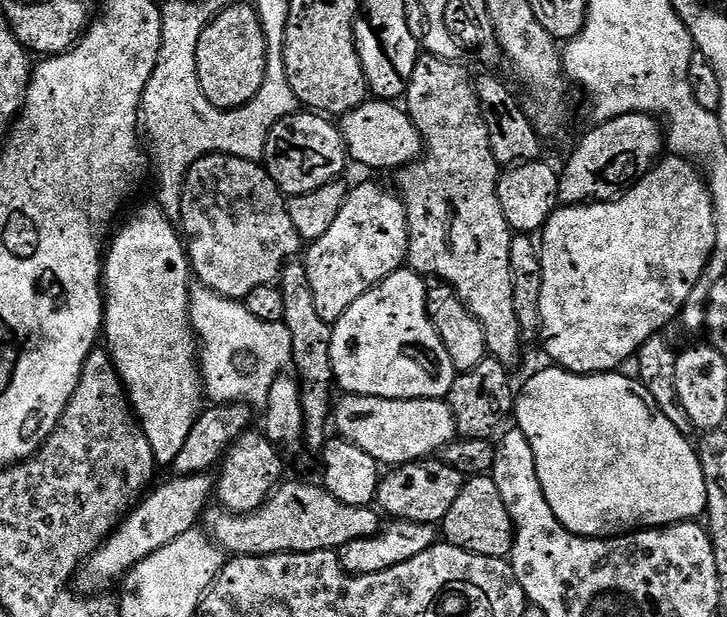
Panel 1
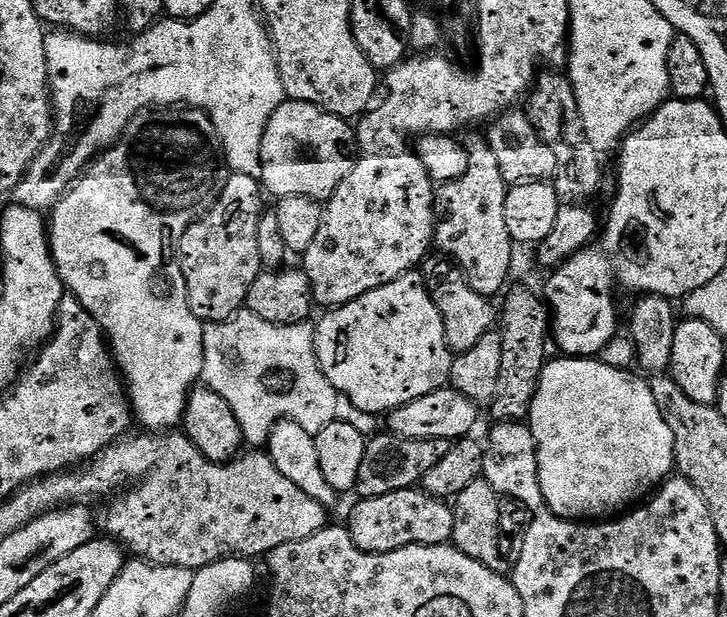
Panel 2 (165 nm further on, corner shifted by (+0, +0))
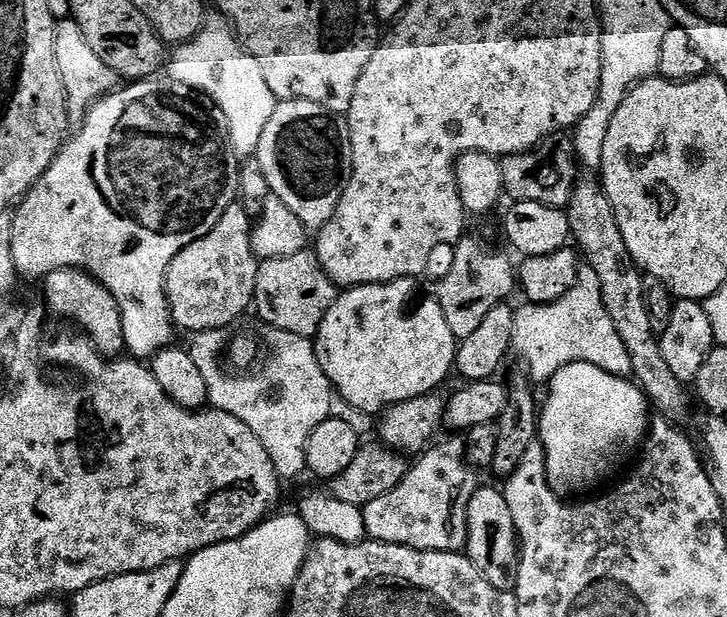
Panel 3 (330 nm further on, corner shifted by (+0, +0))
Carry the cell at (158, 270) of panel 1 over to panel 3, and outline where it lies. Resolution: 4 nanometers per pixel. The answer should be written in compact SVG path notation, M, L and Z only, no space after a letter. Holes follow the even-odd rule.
M149 78L146 80L137 80L124 86L128 88L123 88L123 86L117 87L115 90L109 92L107 96L101 96L100 99L88 109L87 116L84 117L82 123L77 127L81 128L77 130L76 137L74 137L74 132L71 139L60 149L60 153L56 155L54 162L46 170L46 174L42 174L42 178L38 178L38 182L34 187L32 187L31 190L22 197L19 203L15 205L14 211L12 212L12 229L10 230L10 254L14 254L14 266L16 267L17 273L19 273L23 279L25 276L28 280L40 282L43 281L44 277L50 275L54 270L58 270L59 268L80 268L83 272L90 273L99 284L106 286L106 290L110 290L110 294L114 298L114 302L118 302L118 310L122 314L122 334L124 335L125 349L127 349L135 359L141 362L147 361L149 358L155 356L160 349L169 347L169 345L173 343L172 332L174 333L174 325L172 323L172 315L168 313L168 295L164 289L164 280L168 277L170 262L174 262L174 258L177 254L186 246L190 246L190 242L198 242L198 238L202 238L206 234L210 234L210 230L214 230L218 218L222 218L222 214L226 214L226 210L229 206L237 203L238 193L240 191L241 161L234 158L232 145L228 143L228 127L224 121L222 110L212 100L209 100L207 96L195 92L194 89L188 88L184 84L169 82L167 79L164 79L165 81L160 79L161 78Z

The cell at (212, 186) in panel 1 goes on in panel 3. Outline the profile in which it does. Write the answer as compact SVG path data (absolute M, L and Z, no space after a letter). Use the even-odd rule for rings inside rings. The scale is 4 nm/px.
M243 203L232 204L218 218L214 230L198 242L190 242L170 262L164 289L168 295L168 313L177 329L185 328L188 334L219 332L228 327L254 304L254 286L258 278L260 260L252 249L253 217Z

